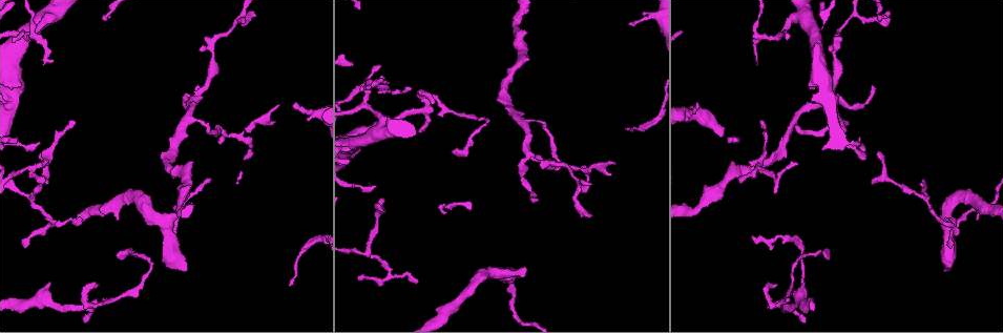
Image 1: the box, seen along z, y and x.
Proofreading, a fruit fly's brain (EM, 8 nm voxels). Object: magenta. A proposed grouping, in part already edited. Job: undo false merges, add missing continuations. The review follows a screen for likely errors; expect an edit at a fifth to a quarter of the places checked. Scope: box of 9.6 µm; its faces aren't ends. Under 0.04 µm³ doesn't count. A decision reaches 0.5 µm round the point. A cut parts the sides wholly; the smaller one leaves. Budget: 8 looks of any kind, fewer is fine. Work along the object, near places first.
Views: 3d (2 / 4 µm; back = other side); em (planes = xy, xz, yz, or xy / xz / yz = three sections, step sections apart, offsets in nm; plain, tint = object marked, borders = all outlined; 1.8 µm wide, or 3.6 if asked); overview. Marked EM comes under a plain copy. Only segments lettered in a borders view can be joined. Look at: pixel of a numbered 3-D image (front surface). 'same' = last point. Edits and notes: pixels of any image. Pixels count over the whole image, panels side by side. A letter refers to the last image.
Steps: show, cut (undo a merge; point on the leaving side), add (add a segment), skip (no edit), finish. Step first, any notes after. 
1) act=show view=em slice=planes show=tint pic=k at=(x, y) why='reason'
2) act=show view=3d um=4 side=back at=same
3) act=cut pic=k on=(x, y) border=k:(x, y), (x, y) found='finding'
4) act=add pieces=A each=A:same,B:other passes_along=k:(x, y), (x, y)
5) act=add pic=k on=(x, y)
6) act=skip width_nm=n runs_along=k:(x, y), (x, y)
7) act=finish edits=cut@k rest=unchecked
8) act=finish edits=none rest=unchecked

act=show view=em slice=yz step=16 show=borders pic=1 at=(830, 51) why='tapers out'

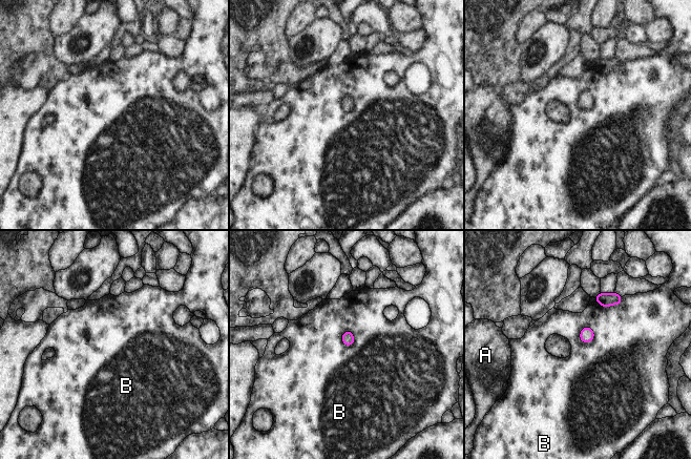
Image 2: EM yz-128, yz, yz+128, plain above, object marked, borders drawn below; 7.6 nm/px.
act=show view=em slice=planes show=borders at=same why='cut it another way'

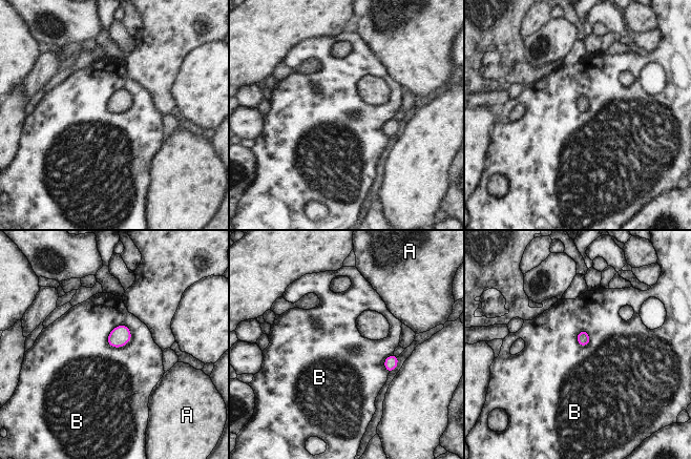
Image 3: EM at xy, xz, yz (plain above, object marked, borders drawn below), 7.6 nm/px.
act=skip each=A:other,B:other found='none of them fits'

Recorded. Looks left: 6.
act=show view=3d um=2 pic=1 at=(186, 120) why='abrupt turn'

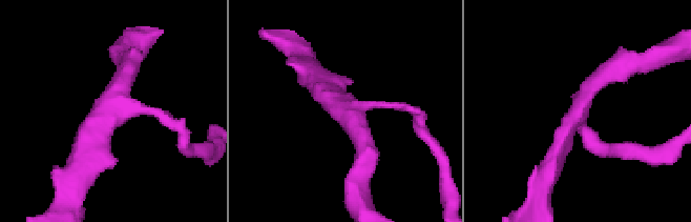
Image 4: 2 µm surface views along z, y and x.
act=show view=em slice=xz step=4 show=tint pic=4 at=(342, 108)

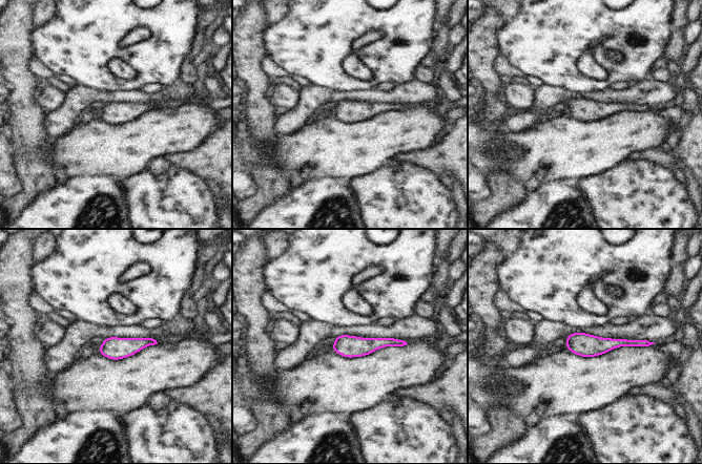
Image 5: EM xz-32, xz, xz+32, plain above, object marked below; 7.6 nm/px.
act=show view=em slice=planes show=borders at=same

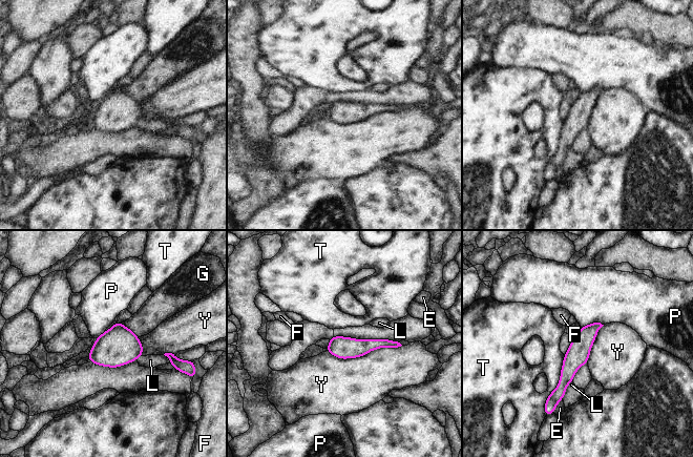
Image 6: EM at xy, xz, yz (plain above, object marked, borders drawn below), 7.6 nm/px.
act=skip each=E:other,F:other,G:other,L:other,P:other,T:other,Y:other border=6:(401, 345), (347, 358), (326, 351) found='one cell here'

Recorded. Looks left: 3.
act=show view=em um=3.6 slice=xz step=8 show=tint pic=1 at=(632, 23) why='thin end'

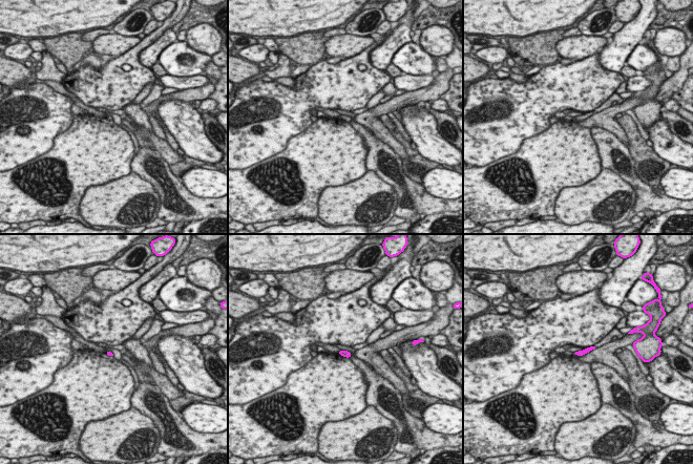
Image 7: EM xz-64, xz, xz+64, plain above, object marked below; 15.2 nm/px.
act=show view=em um=3.6 slice=planes show=tint at=same why='cut it another way'

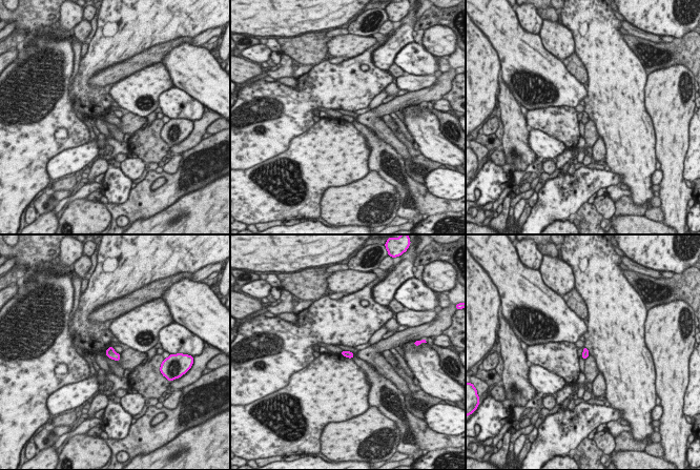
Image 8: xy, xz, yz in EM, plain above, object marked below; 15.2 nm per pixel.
act=show view=em um=3.6 slice=planes show=borders at=same why='what lies round it'

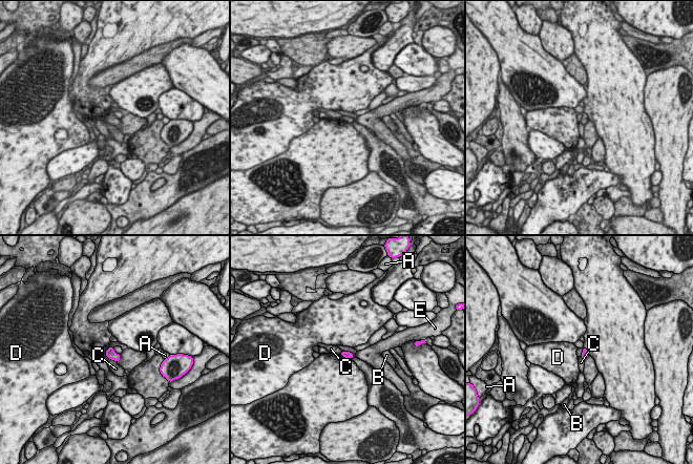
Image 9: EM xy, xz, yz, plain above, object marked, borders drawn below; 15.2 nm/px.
act=skip each=A:other,B:other,C:other,D:other,E:other border=9:(105, 356), (117, 362) found='no lettered segment goes on from it'

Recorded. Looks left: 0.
act=finish edits=none rest=unchecked

